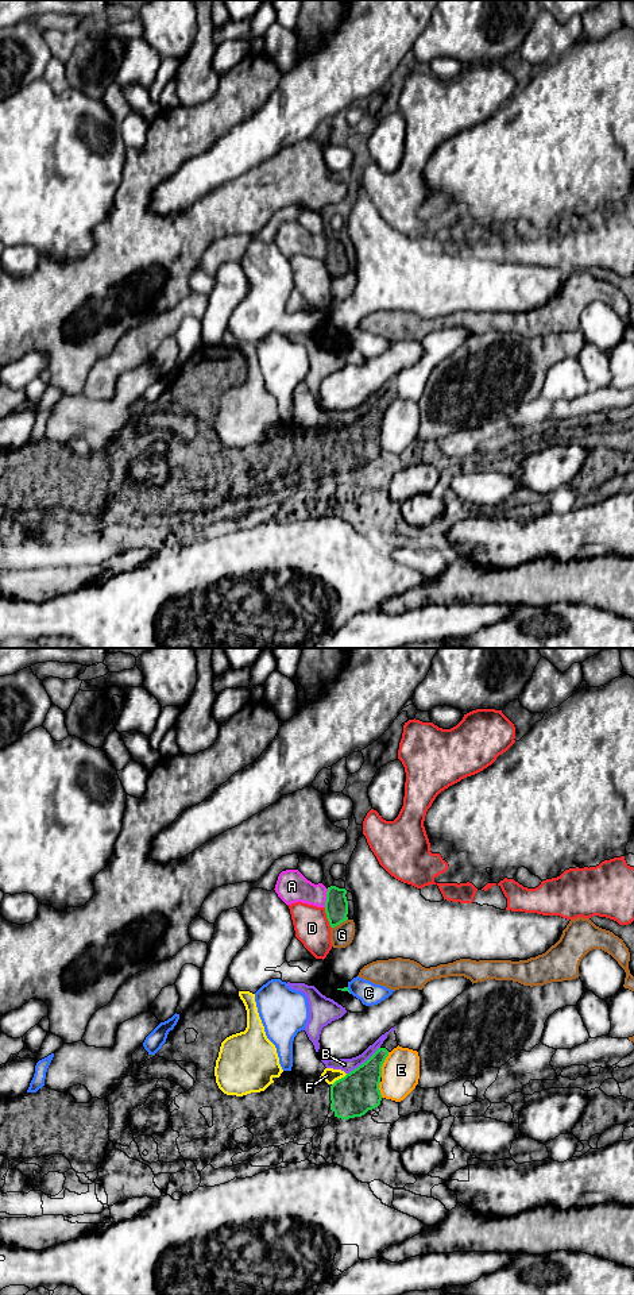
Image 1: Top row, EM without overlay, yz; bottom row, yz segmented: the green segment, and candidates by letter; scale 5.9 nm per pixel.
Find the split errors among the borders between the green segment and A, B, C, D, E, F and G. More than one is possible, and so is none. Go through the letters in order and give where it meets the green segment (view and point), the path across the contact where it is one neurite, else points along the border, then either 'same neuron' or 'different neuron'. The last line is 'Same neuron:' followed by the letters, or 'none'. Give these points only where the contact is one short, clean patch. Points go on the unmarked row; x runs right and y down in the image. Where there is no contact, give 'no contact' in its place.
A: contact yz (327, 250); border yz (328, 241), (324, 258); different neuron
B: contact yz (363, 415); different neuron
C: contact yz (348, 342); different neuron
D: contact yz (327, 269); different neuron
E: contact yz (382, 416); different neuron
F: contact yz (339, 431); border yz (347, 426), (332, 436); different neuron
G: contact yz (339, 276); different neuron
Same neuron: none

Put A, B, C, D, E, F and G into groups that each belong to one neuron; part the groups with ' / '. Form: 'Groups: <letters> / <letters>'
Groups: A / B F G / C / D / E

